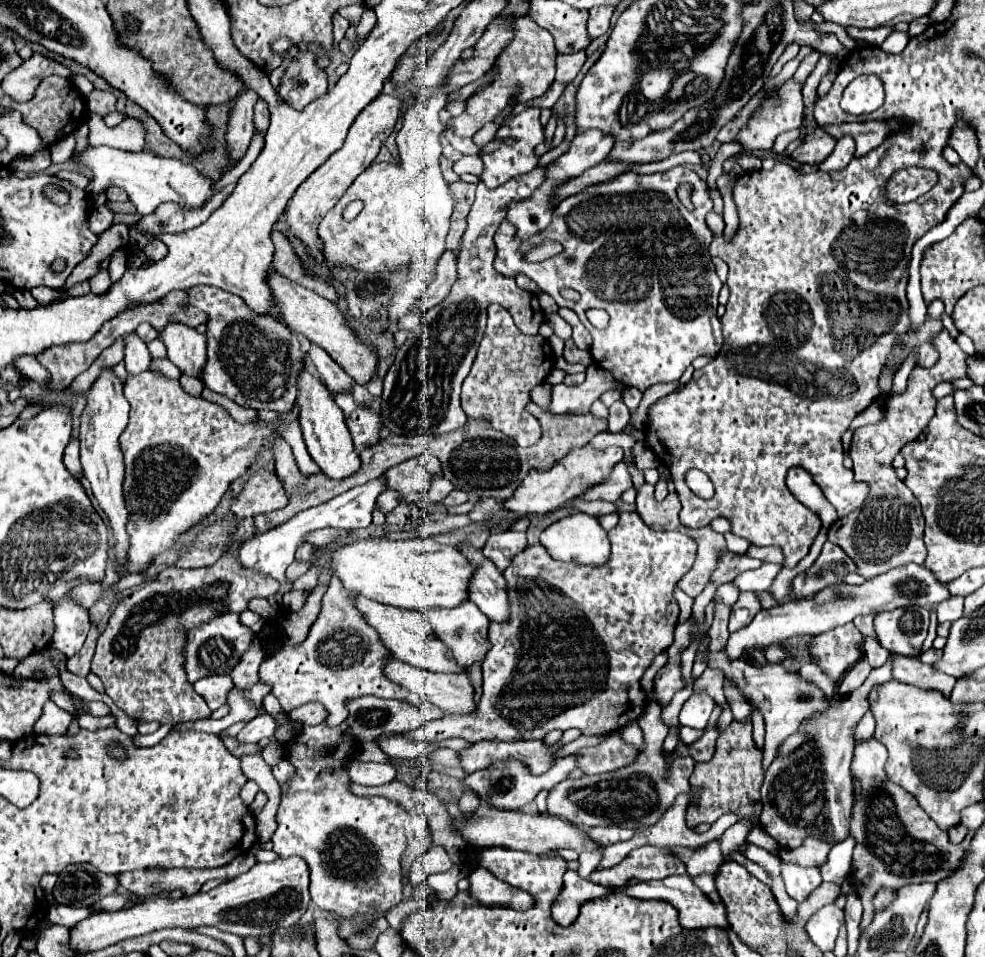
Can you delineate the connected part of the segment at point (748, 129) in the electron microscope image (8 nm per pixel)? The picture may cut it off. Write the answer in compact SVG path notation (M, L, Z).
M787 80L783 88L771 92L763 108L743 126L737 140L743 148L773 148L775 138L803 124L801 84Z

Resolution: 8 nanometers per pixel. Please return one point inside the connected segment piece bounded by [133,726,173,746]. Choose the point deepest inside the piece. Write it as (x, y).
(140, 740)

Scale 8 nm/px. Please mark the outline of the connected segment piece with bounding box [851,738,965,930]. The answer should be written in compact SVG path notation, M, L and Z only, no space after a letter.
M871 738L855 746L851 766L853 776L861 780L861 800L855 802L851 816L851 834L857 838L851 878L863 882L859 894L865 908L861 930L873 920L871 898L879 888L901 888L911 882L939 882L959 866L961 854L965 852L963 846L949 844L947 832L937 828L937 824L921 810L917 800L887 778L883 770L885 758L885 746Z

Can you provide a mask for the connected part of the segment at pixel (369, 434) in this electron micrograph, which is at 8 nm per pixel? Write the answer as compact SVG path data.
M357 408L347 418L347 426L351 430L355 446L361 446L361 450L379 440L379 416L373 410Z

